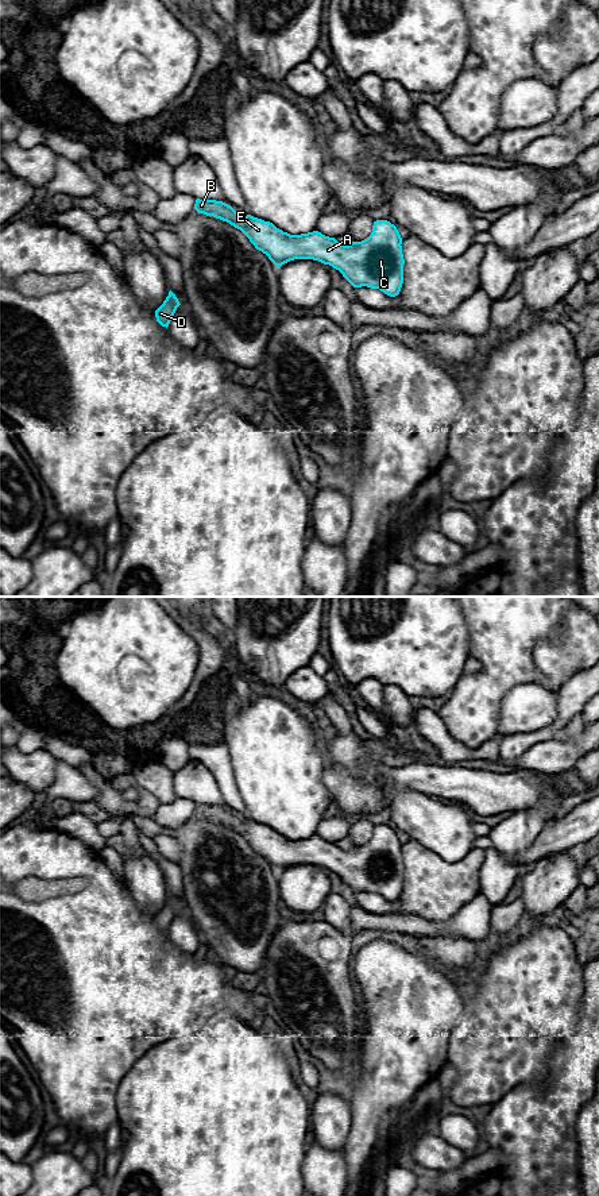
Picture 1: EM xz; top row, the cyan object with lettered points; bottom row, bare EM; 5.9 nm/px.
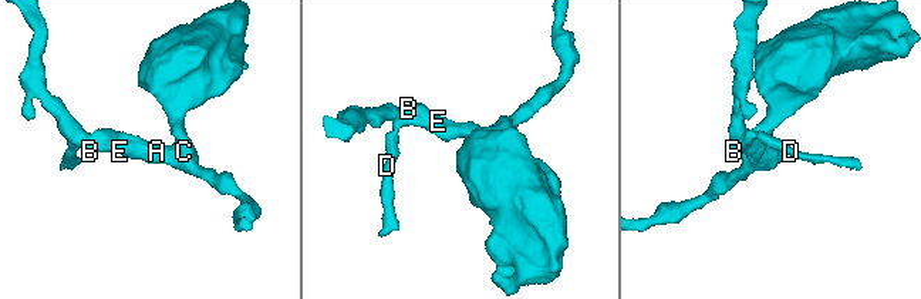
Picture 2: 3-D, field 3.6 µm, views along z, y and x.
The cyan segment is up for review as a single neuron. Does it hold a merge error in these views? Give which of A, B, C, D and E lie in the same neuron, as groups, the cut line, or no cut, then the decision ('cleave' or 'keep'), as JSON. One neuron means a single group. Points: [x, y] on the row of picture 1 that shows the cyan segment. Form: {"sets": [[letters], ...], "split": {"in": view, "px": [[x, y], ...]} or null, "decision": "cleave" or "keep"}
{"sets": [["A", "B", "C", "D", "E"]], "split": null, "decision": "keep"}

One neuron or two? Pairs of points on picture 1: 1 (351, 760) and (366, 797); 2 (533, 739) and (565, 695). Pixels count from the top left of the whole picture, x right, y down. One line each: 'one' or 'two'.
1: two
2: one

